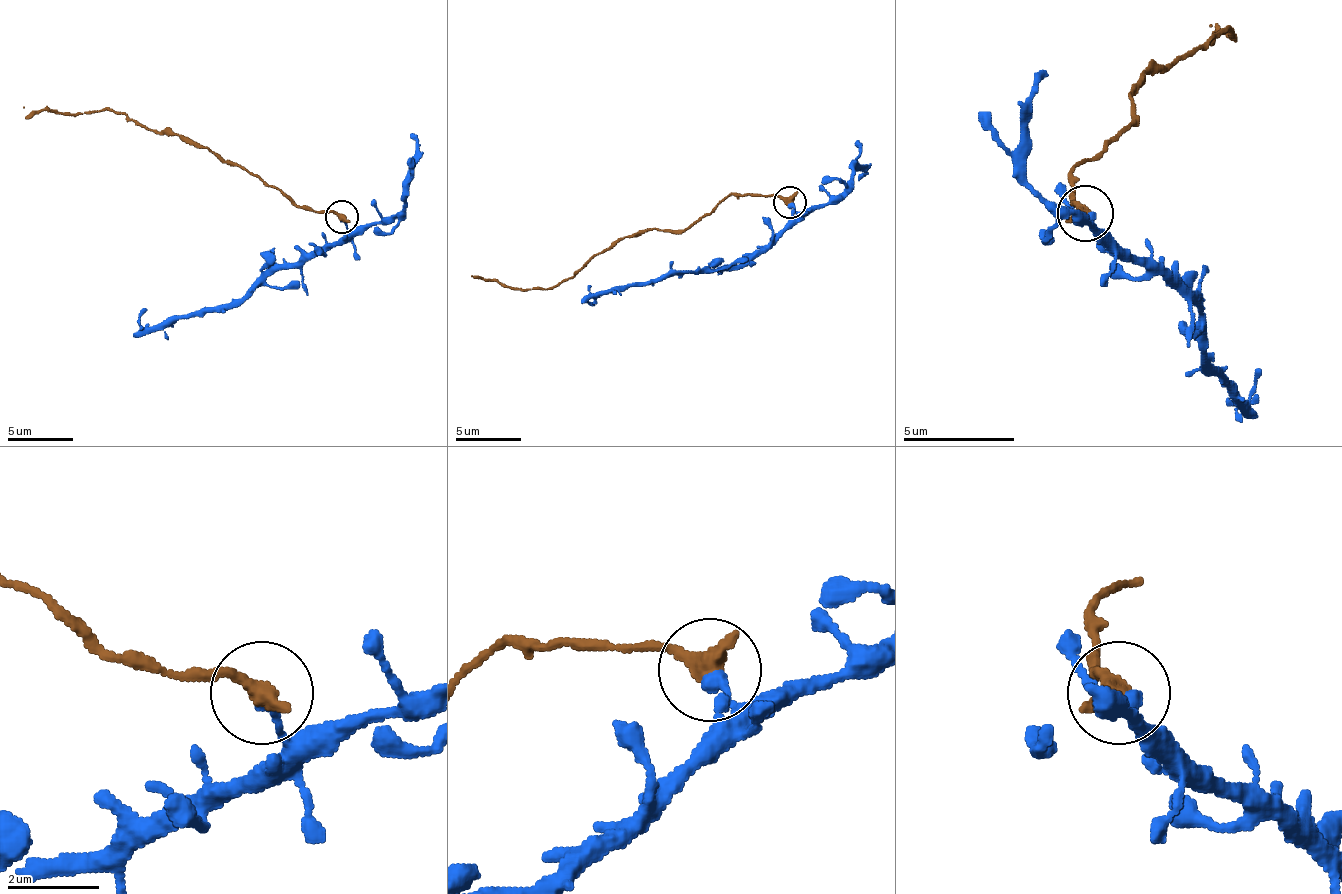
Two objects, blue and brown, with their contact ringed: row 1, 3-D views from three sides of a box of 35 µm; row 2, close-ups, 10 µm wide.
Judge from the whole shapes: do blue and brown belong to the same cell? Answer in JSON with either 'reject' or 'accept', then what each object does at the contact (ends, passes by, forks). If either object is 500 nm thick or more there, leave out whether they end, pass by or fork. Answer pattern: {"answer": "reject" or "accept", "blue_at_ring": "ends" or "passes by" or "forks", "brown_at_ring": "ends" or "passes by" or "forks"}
{"answer": "reject", "blue_at_ring": "ends", "brown_at_ring": "ends"}

